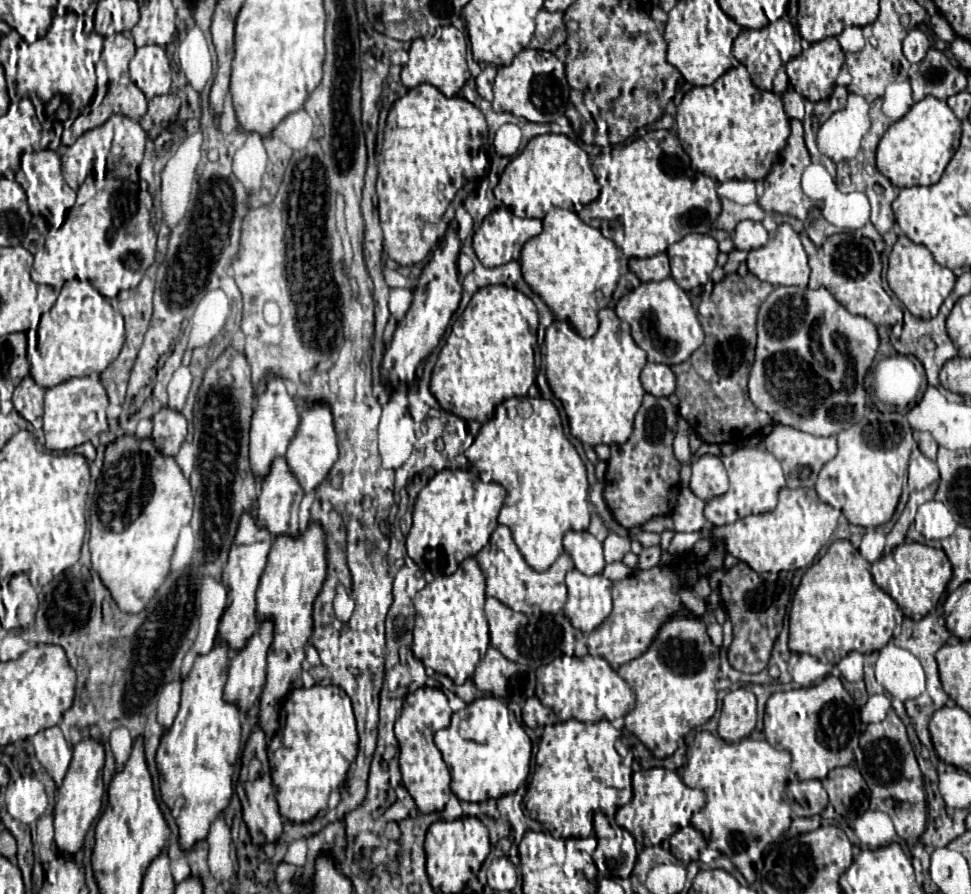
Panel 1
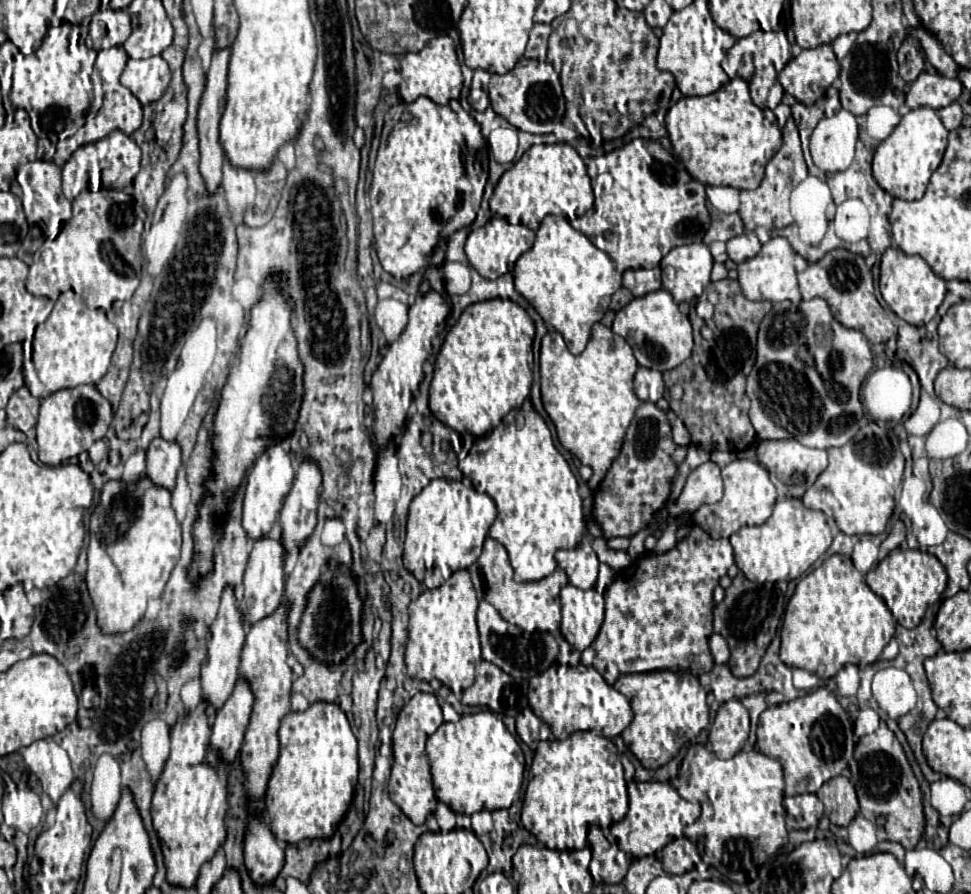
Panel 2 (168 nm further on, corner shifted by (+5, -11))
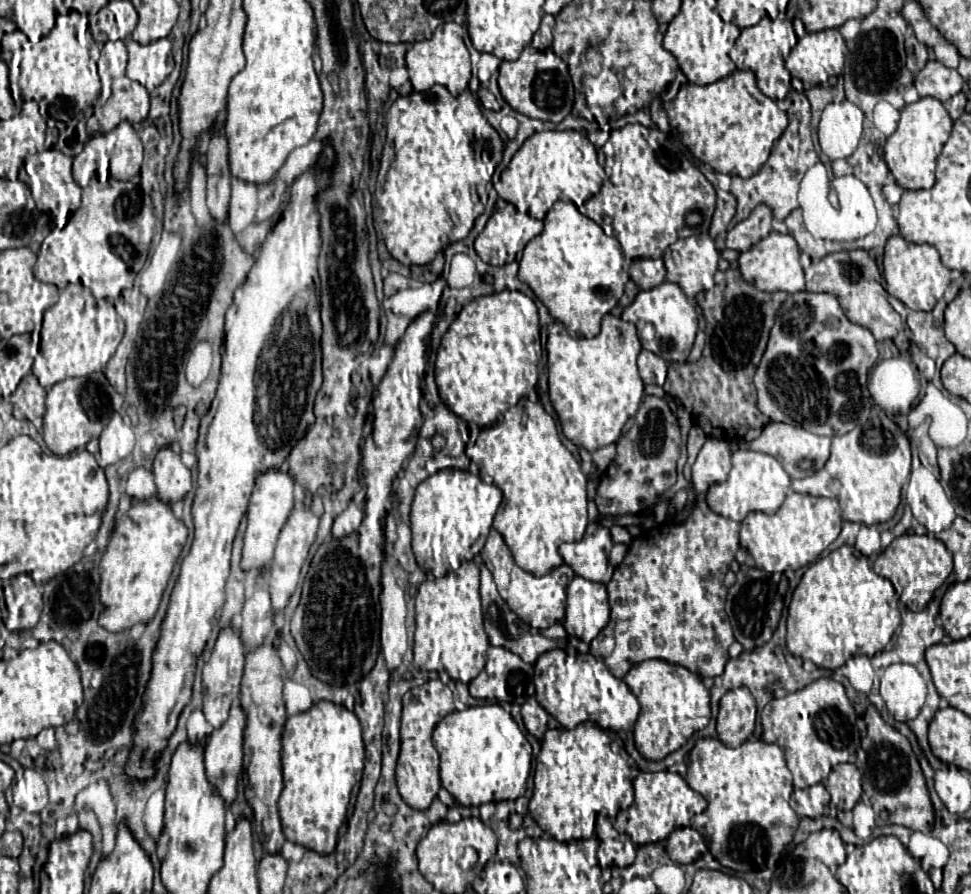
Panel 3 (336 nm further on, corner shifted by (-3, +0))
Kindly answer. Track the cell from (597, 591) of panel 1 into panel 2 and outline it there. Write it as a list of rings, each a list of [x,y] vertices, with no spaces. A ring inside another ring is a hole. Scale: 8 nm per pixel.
[[[565,585],[561,589],[561,613],[563,613],[563,619],[561,619],[561,633],[563,637],[579,651],[587,649],[593,639],[597,637],[601,625],[603,625],[603,613],[605,613],[605,603],[603,603],[603,595],[599,595],[595,589],[579,589],[579,587],[573,587],[573,585]]]

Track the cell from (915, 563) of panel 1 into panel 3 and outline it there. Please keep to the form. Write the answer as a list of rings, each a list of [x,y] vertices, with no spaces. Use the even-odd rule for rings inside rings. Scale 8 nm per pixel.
[[[903,534],[895,538],[875,560],[873,564],[875,574],[893,582],[895,592],[899,594],[901,602],[909,610],[923,610],[931,600],[933,592],[947,580],[953,570],[953,556],[945,548],[945,544],[933,536],[917,536],[917,534]]]

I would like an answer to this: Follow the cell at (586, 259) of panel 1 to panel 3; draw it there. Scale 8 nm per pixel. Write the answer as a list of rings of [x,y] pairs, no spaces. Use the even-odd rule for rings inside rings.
[[[559,200],[545,216],[545,230],[523,250],[519,280],[535,292],[555,320],[565,324],[569,336],[593,338],[599,334],[601,318],[609,314],[623,296],[623,288],[630,280],[630,265],[621,252],[619,240],[605,236],[603,228],[583,216],[575,204]]]

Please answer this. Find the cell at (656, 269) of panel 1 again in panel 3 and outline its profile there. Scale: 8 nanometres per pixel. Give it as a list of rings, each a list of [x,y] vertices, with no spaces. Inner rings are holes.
[[[661,258],[633,260],[629,268],[629,276],[641,290],[651,290],[665,282],[665,264]]]

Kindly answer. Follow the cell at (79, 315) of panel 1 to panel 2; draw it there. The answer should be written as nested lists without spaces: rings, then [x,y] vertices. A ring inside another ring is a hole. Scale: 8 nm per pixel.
[[[73,291],[63,293],[49,319],[45,323],[41,323],[35,331],[32,342],[23,342],[23,375],[24,383],[29,387],[33,397],[47,397],[59,389],[71,389],[77,385],[95,385],[109,369],[113,353],[118,341],[118,330],[113,323],[109,323],[109,319],[105,317],[103,309],[91,309],[83,303],[83,299],[79,295],[75,295]]]

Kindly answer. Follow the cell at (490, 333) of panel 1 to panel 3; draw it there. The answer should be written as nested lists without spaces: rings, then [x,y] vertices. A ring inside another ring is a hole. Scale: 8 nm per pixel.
[[[510,290],[479,296],[463,306],[463,310],[457,314],[441,338],[435,362],[439,396],[447,408],[451,408],[465,422],[475,422],[481,428],[491,426],[509,406],[515,406],[537,384],[537,364],[541,350],[539,316],[531,298],[519,291]]]

